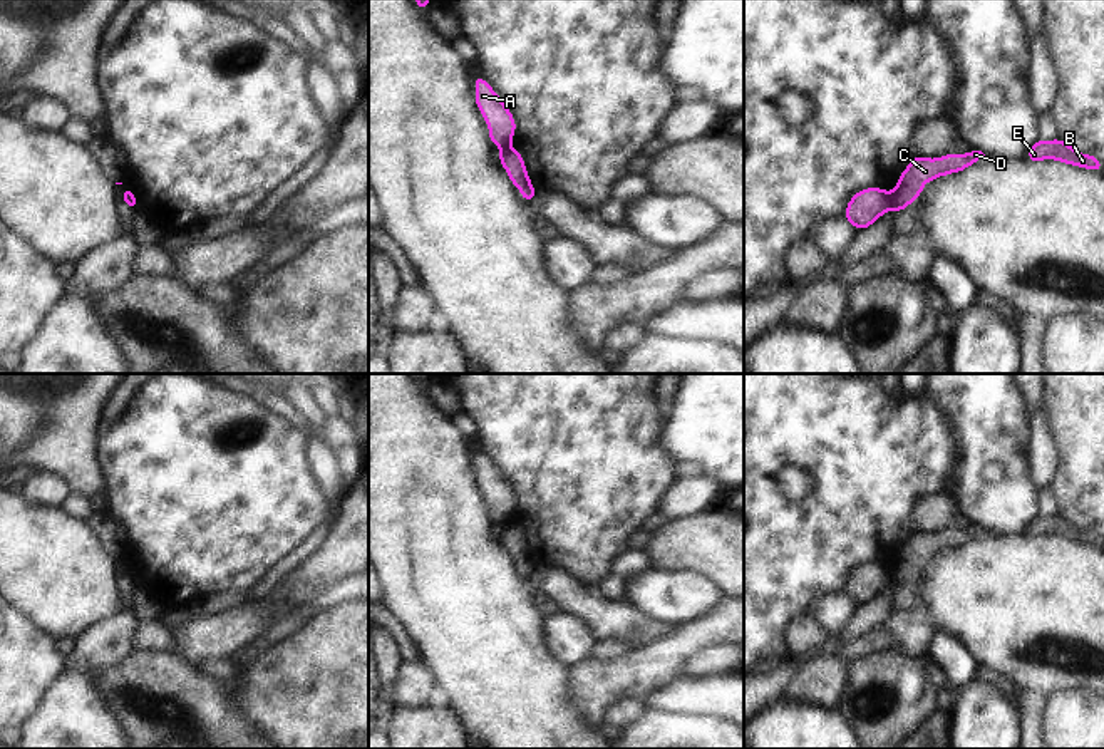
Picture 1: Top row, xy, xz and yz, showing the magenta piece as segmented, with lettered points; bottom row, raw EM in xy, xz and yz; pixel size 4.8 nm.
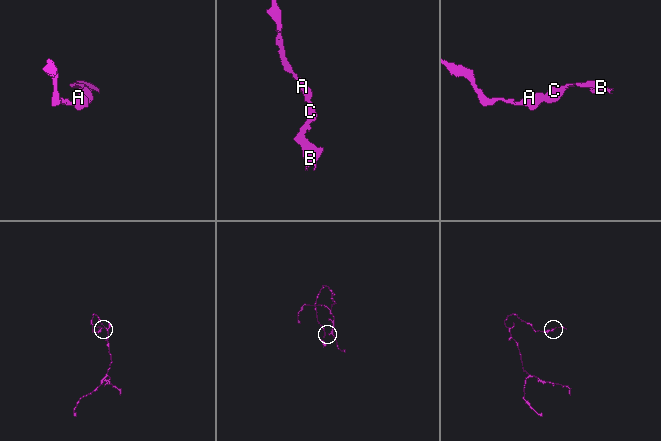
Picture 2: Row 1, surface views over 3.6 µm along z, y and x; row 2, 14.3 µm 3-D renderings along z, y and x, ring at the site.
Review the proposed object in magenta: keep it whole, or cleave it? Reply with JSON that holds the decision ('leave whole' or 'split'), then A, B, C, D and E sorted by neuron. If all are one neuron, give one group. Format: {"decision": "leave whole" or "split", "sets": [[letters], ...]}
{"decision": "split", "sets": [["A"], ["B", "C", "D", "E"]]}

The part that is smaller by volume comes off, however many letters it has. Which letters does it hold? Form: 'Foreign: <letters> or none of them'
Foreign: B, C, D, E

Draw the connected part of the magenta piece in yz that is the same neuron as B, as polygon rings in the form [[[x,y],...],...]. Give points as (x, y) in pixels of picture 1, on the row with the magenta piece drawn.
[[[1039,139],[1027,152],[1027,159],[1032,163],[1042,159],[1057,159],[1060,163],[1067,163],[1070,166],[1081,166],[1084,169],[1092,169],[1096,173],[1102,173],[1101,164],[1104,163],[1096,156],[1077,152],[1072,146],[1069,146],[1062,139],[1054,139],[1054,141]]]

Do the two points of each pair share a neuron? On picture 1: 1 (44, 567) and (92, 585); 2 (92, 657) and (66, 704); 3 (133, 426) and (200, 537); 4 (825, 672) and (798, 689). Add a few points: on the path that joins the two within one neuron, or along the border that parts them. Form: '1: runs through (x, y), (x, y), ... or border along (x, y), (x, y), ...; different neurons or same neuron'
1: runs through (56, 573), (67, 585), (81, 585); same neuron
2: runs through (81, 669), (74, 692); same neuron
3: runs through (159, 453), (200, 493), (200, 510); same neuron
4: runs through (818, 679), (804, 687); same neuron

